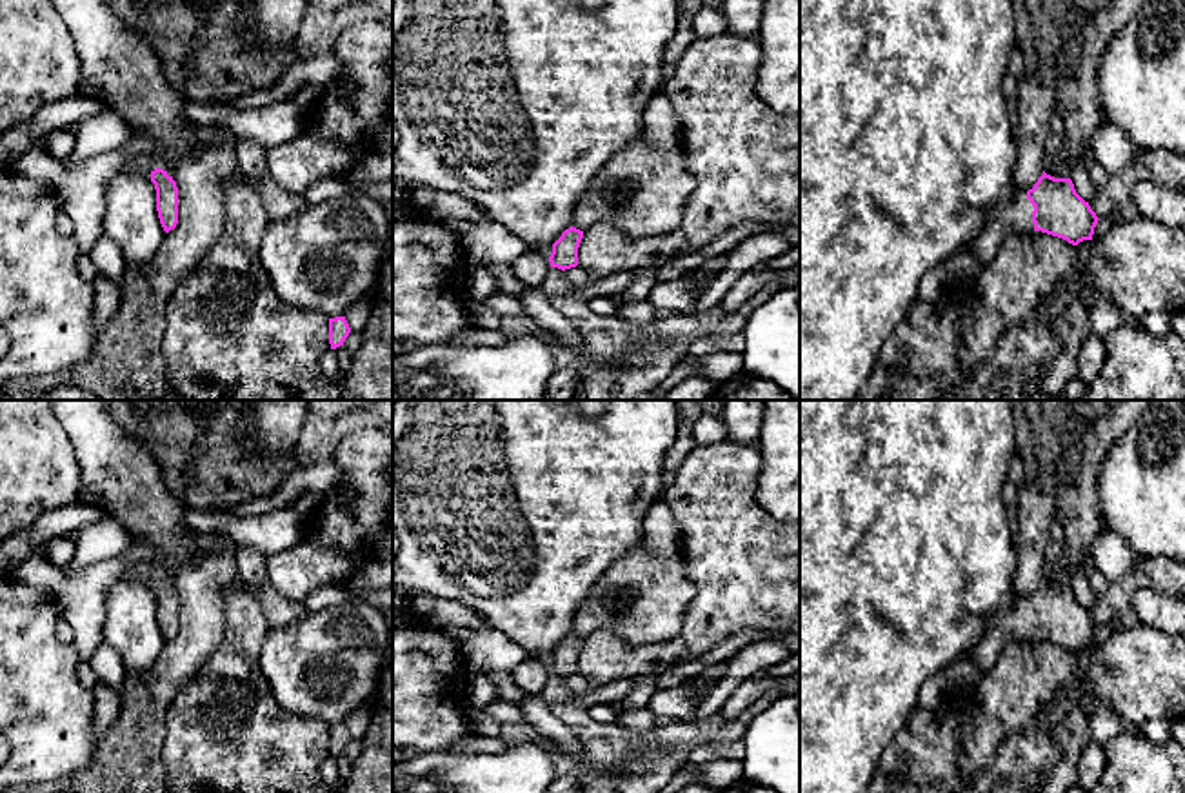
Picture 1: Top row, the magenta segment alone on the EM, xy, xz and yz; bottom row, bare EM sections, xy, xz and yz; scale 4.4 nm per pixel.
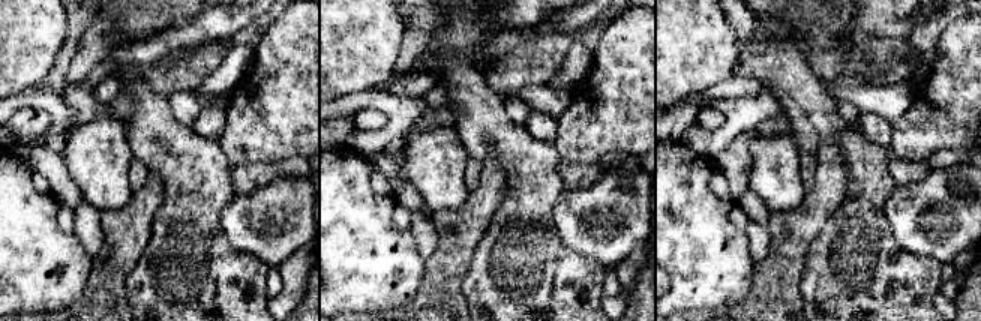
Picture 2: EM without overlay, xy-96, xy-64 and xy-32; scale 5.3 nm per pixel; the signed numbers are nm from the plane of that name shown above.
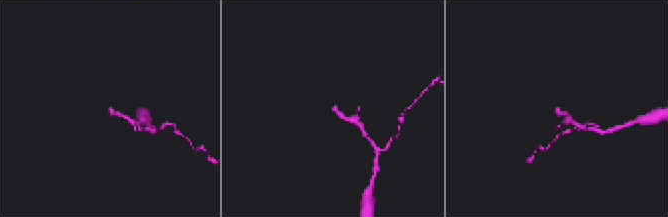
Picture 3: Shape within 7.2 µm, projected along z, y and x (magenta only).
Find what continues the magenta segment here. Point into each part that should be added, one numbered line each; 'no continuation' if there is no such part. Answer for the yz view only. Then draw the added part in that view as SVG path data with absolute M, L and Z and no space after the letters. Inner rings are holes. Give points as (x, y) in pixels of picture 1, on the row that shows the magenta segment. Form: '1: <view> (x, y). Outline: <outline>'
1: yz (1004, 219). Outline: M1021 191L1009 202L1000 202L989 207L983 229L960 251L960 255L967 253L983 264L989 264L1009 235L1018 231L1034 231L1032 211L1034 206L1027 198L1027 191Z

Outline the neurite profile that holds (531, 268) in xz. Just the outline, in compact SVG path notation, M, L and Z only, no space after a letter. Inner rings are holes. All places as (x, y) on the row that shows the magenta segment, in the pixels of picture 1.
M527 251L511 262L511 271L527 287L542 287L551 271L551 262L540 251Z

